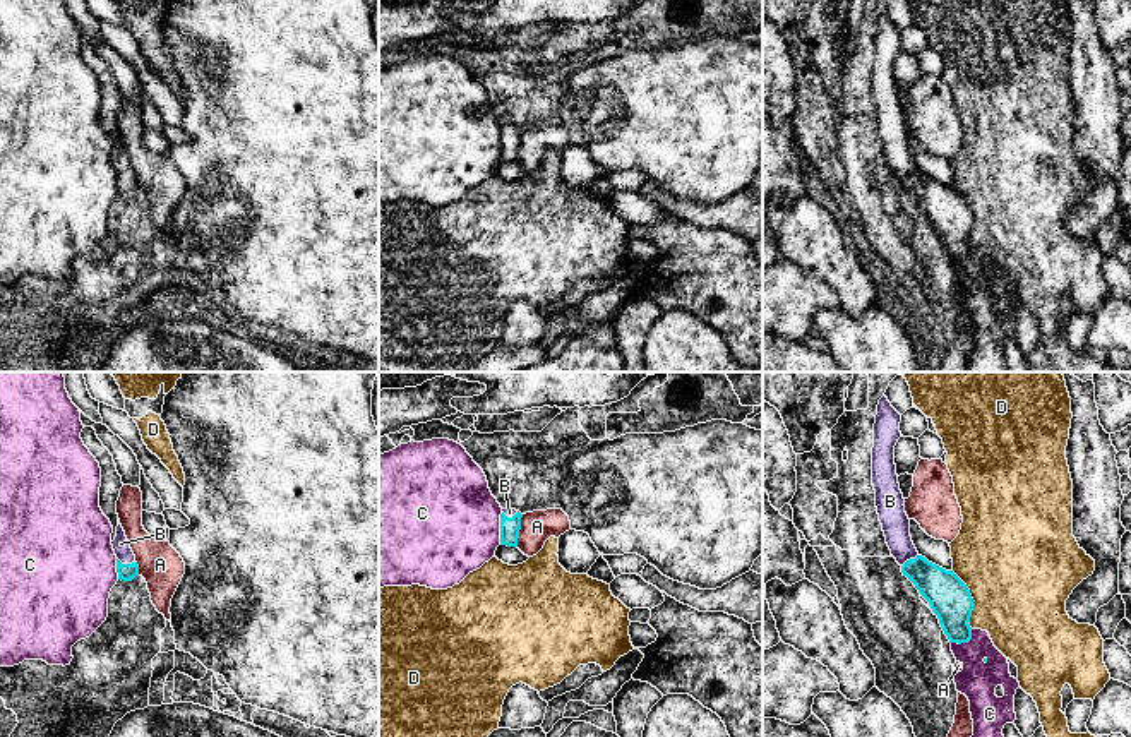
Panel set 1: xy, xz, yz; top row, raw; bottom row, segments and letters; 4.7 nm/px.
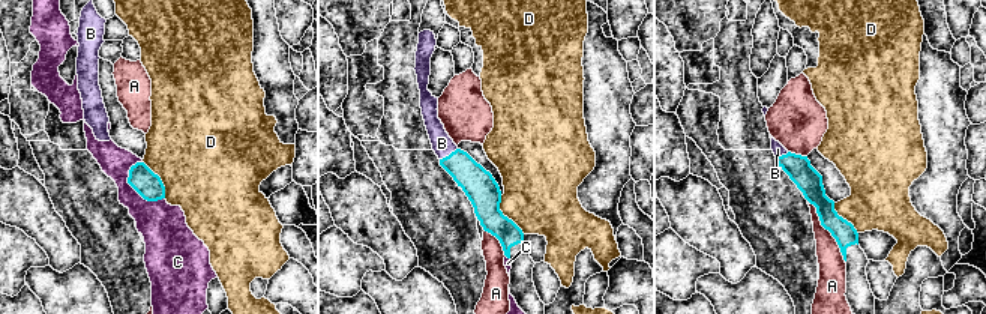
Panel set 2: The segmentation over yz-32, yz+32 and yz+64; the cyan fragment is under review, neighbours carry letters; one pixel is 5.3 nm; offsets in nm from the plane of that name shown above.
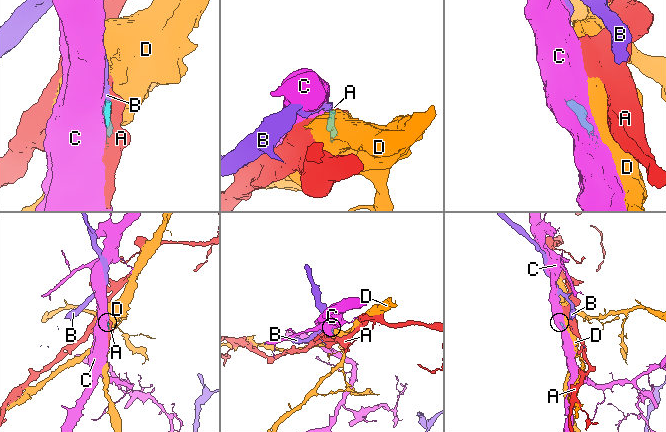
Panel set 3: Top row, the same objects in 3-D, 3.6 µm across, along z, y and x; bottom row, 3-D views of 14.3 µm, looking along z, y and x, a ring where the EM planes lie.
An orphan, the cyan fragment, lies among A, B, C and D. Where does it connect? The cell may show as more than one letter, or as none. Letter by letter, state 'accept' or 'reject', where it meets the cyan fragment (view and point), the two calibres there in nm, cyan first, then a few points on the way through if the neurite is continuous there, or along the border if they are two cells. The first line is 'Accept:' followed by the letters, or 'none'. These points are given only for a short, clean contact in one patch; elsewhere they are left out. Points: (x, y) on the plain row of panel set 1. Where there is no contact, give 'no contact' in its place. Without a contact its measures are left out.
Accept: B
A: reject; contact xz (520, 144); calibres 100 and 150 nm
B: accept; contact xy (125, 180); calibres 80 and 80 nm; way xy (125, 187), (125, 180), (120, 160)
C: reject; contact xz (501, 144); calibres 100 and 500 nm
D: reject; contact yz (972, 216); calibres 200 and 480 nm; border yz (951, 187), (965, 201), (974, 218), (969, 239), (972, 244)

